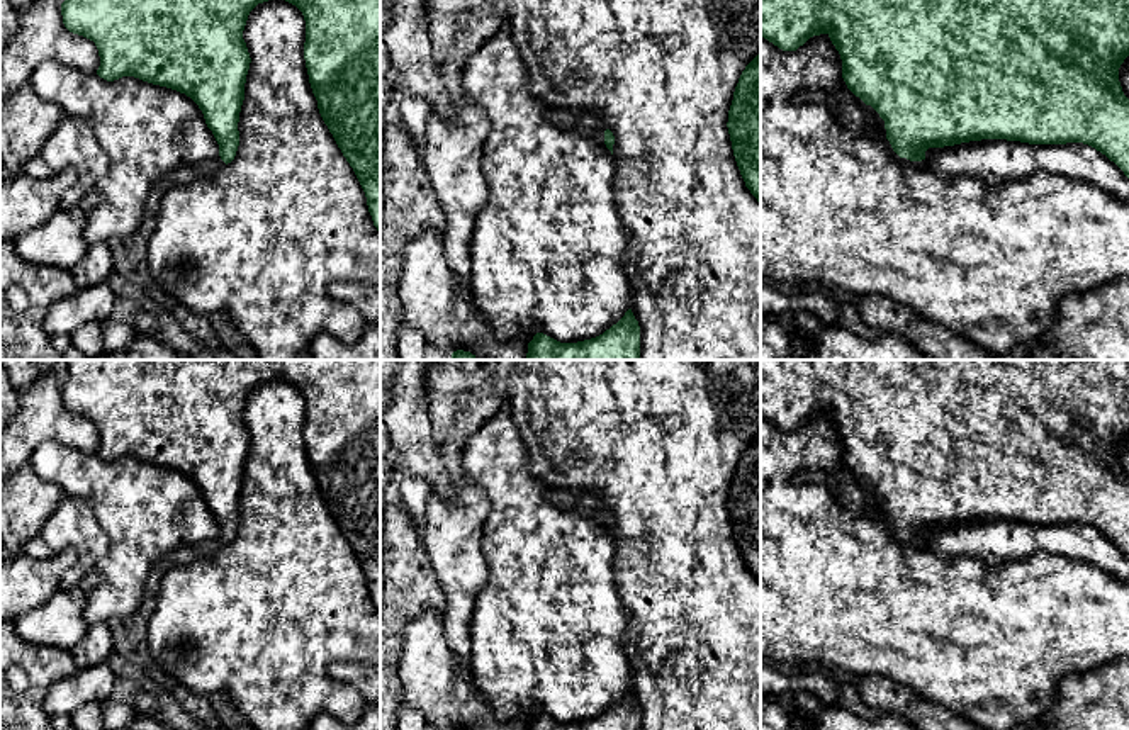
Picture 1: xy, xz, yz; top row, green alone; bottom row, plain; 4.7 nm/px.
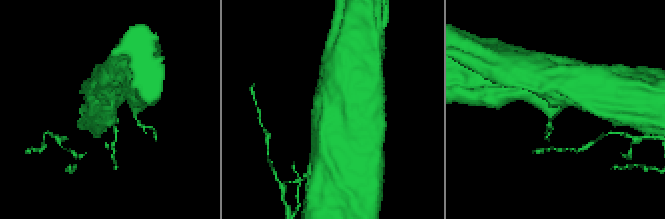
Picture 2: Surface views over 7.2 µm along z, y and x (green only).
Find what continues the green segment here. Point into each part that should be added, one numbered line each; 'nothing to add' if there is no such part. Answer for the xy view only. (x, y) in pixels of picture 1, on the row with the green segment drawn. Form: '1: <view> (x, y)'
1: xy (184, 174)

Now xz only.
1: xz (595, 128)

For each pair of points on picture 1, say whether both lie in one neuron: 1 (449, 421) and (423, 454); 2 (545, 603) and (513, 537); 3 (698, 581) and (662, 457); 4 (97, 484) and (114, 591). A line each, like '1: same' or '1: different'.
1: different
2: same
3: same
4: same

